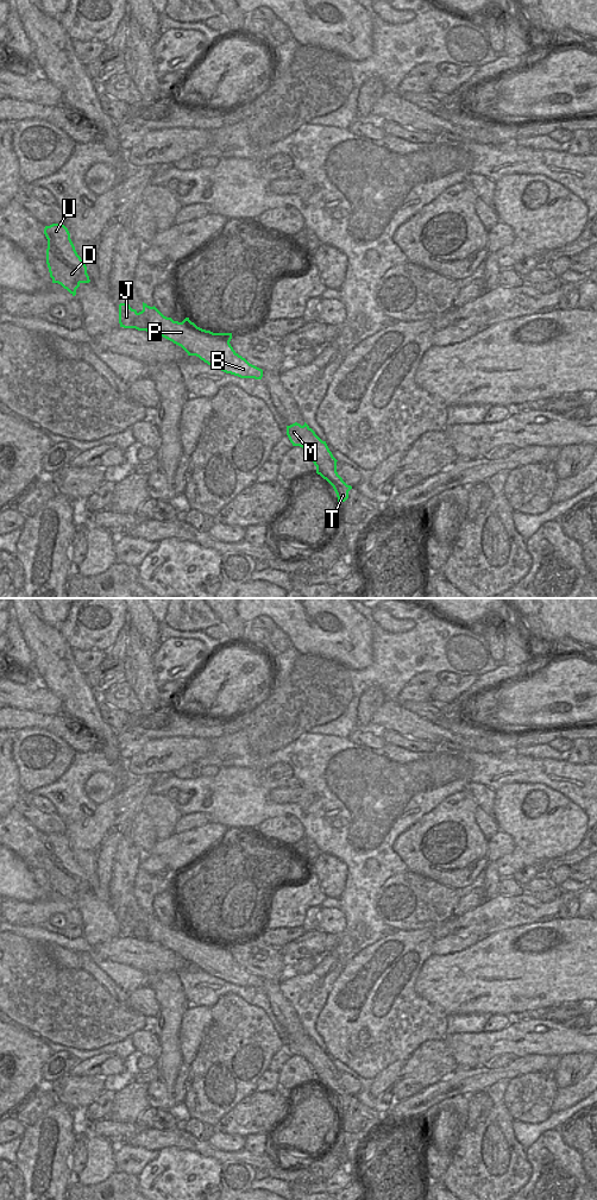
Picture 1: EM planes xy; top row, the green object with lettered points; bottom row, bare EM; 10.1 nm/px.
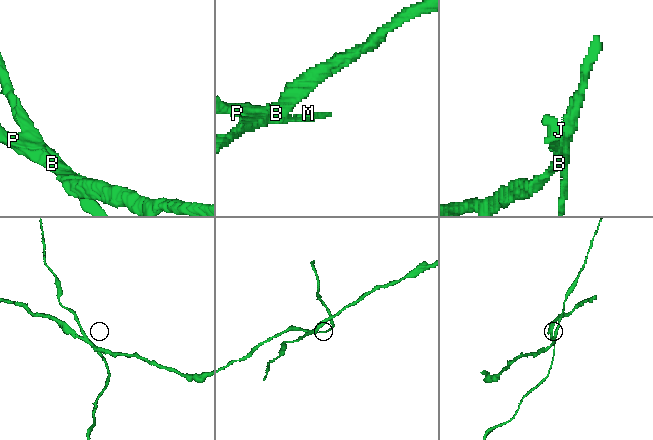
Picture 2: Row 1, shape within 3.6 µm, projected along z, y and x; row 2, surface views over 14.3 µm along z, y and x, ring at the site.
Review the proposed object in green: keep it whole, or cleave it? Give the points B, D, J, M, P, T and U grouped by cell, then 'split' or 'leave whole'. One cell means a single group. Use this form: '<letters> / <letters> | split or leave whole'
B D J P U / M T | split

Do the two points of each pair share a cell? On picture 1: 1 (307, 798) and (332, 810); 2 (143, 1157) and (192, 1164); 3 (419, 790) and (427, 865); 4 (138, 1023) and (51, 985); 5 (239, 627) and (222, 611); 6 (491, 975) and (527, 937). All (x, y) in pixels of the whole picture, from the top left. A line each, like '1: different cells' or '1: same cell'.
1: different cells
2: different cells
3: different cells
4: same cell
5: same cell
6: same cell

